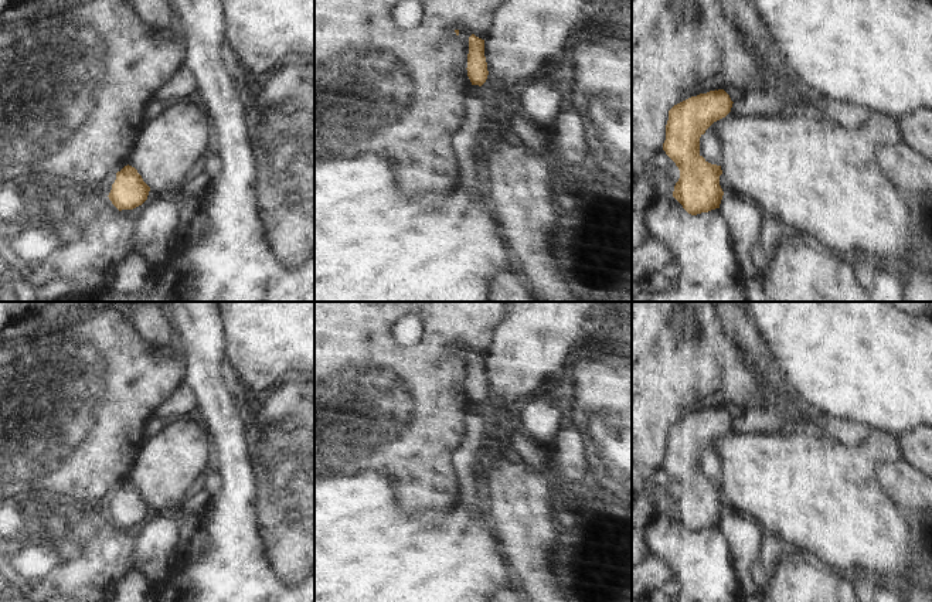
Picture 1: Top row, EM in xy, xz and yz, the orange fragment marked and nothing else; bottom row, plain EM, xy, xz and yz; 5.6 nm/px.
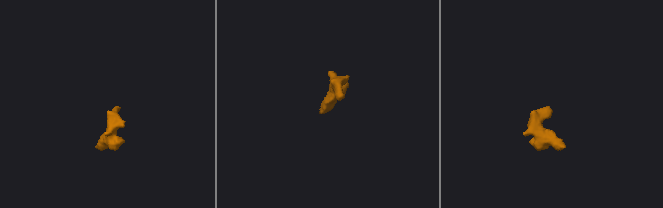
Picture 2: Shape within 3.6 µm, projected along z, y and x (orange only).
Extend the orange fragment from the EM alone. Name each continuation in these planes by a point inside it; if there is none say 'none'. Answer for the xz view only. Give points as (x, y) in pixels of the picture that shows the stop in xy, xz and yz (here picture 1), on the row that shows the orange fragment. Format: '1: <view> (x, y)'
none

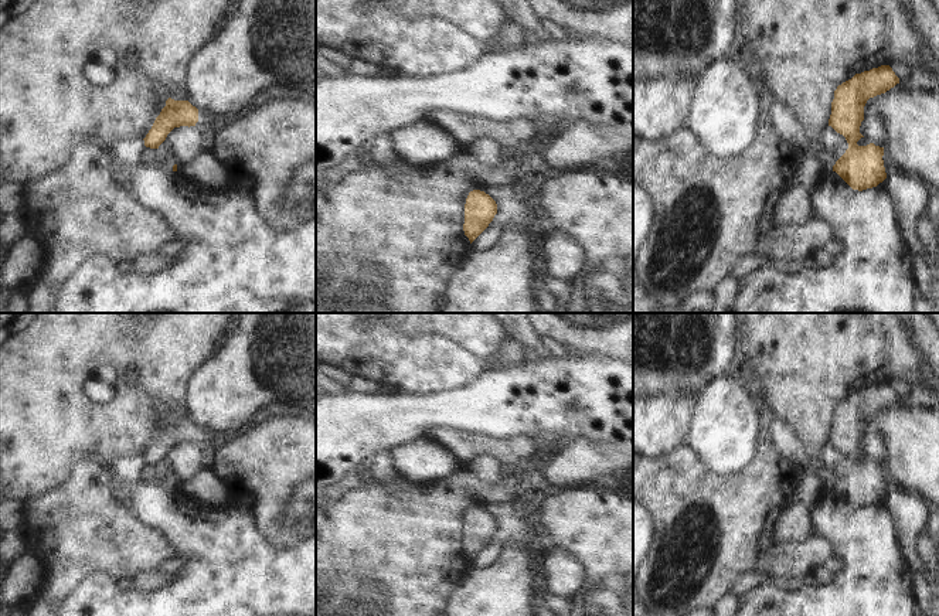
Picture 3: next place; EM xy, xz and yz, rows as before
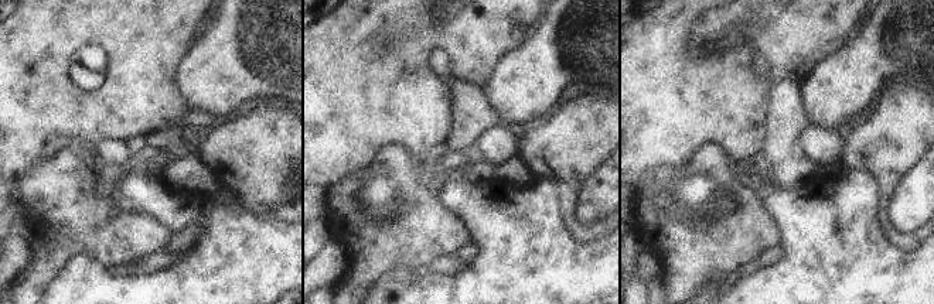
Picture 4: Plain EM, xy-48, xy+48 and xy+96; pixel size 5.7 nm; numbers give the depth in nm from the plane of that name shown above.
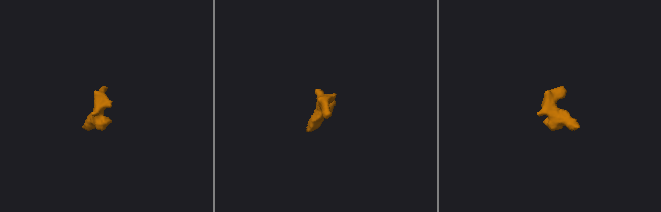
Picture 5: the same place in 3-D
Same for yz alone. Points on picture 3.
none

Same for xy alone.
1: xy (204, 118)

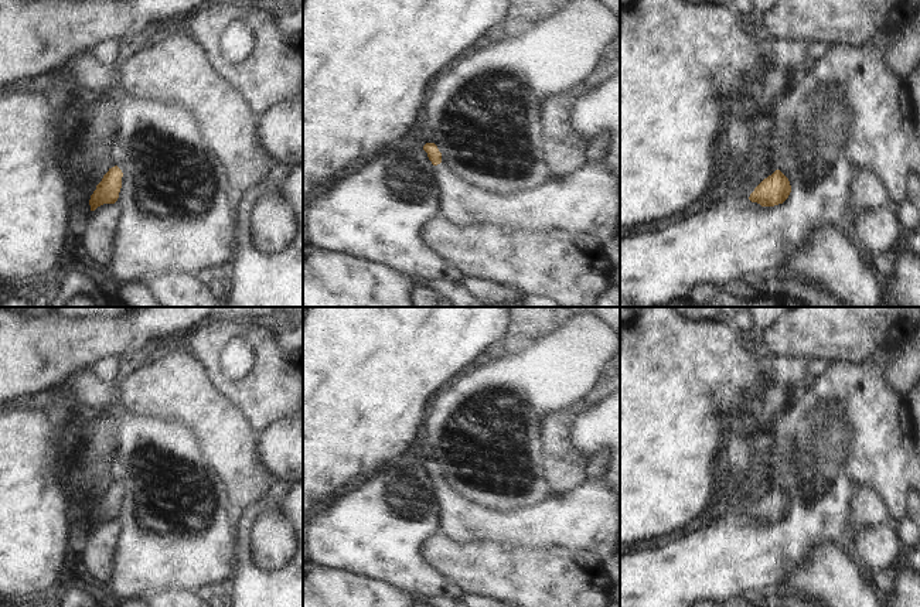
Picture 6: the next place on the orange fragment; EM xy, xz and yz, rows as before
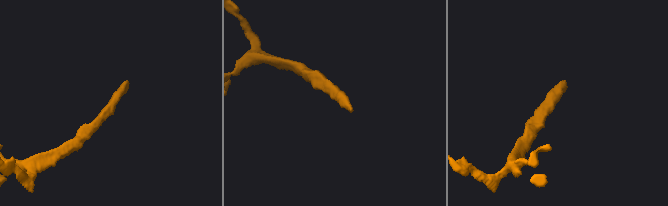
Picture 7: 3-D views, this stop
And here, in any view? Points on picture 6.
1: xz (588, 200)

